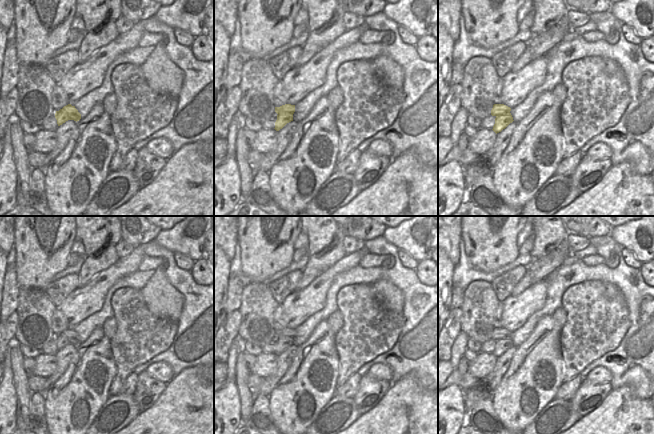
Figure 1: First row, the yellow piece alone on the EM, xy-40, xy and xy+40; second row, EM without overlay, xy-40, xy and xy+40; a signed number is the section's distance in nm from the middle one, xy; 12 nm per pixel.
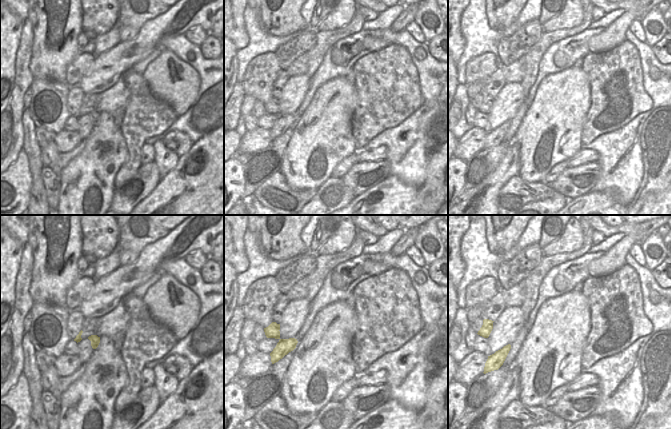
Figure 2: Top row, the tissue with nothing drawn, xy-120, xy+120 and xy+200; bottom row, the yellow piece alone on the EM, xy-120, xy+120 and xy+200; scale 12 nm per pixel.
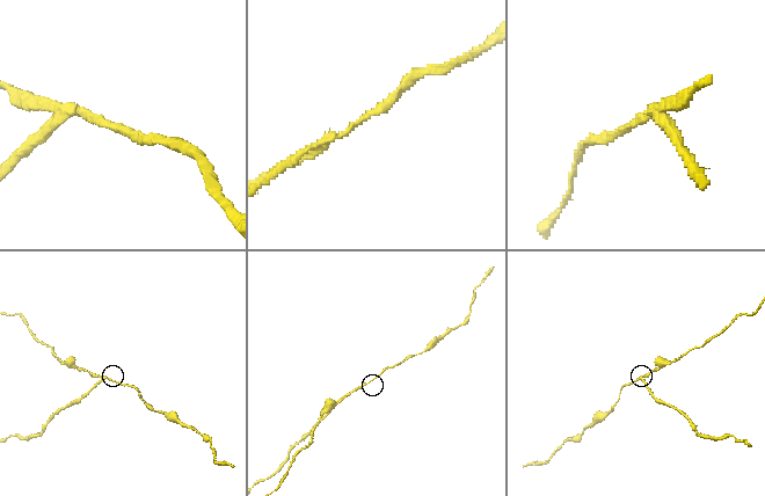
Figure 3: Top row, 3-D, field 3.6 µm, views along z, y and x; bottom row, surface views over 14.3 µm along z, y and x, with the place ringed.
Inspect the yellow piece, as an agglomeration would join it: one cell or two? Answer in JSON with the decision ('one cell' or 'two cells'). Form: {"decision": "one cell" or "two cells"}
{"decision": "two cells"}

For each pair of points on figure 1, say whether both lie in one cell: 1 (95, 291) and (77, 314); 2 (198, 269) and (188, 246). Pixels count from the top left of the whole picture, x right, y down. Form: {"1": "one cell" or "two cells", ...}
{"1": "one cell", "2": "two cells"}

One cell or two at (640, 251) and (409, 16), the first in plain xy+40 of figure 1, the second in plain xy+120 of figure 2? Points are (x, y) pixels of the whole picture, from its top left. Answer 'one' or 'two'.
two

